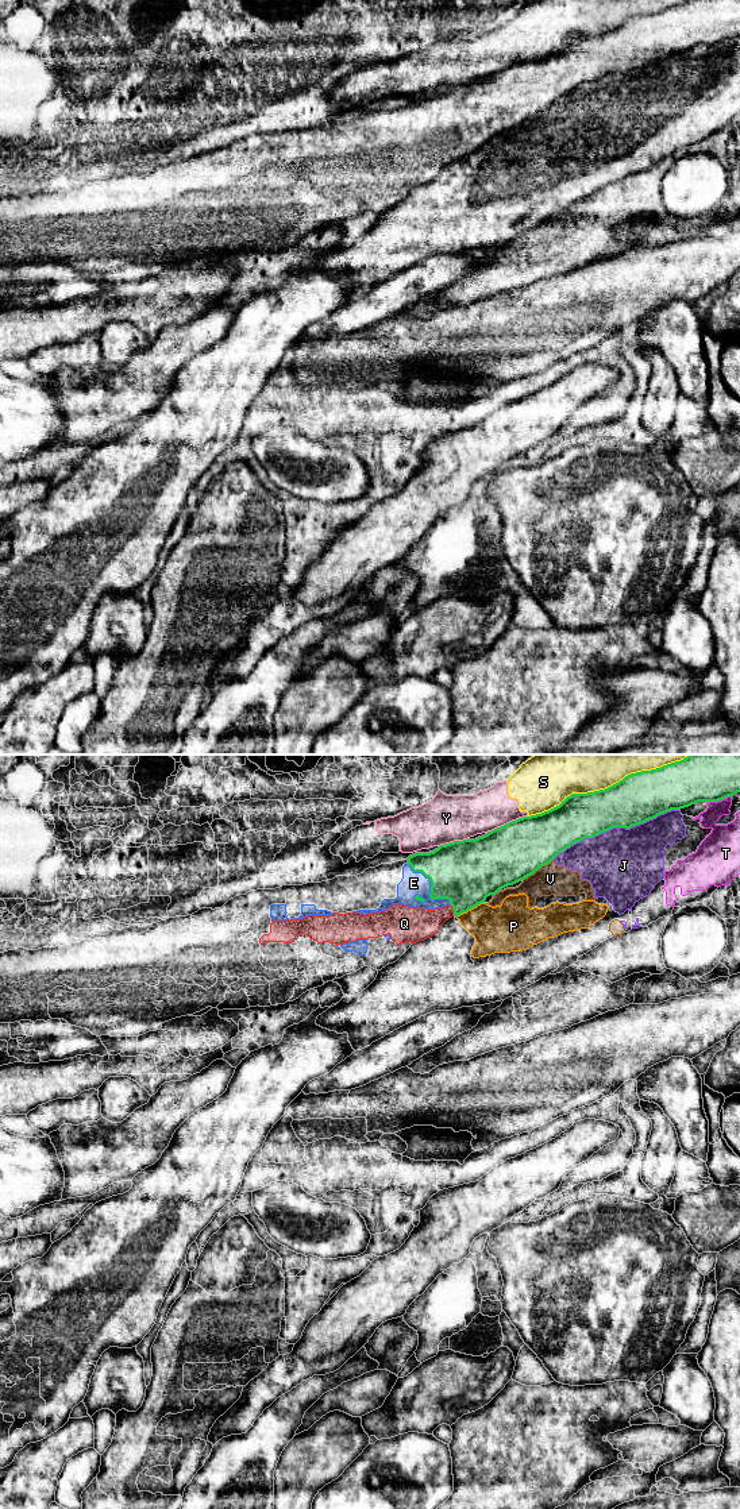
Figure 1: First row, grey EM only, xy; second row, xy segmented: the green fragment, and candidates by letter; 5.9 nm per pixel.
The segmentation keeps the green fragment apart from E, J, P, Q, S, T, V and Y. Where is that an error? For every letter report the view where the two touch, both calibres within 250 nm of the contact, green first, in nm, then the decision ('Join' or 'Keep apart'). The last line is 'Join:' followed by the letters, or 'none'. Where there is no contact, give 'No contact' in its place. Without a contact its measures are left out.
E: Touches green in xy. Thickness 380 nm (green) against 140 nm. Join
J: Touches green in xy. Thickness 300 nm (green) against 440 nm. Keep apart
P: Touches green in xy. Thickness 380 nm (green) against 280 nm. Keep apart
Q: Touches green in xy. Thickness 380 nm (green) against 200 nm. Join
S: Touches green in xy. Thickness 300 nm (green) against 220 nm. Keep apart
T: Touches green in xy. Thickness 280 nm (green) against 190 nm. Keep apart
V: Touches green in xy. Thickness 340 nm (green) against 180 nm. Keep apart
Y: Touches green in xy. Thickness 340 nm (green) against 240 nm. Keep apart
Join: E, Q

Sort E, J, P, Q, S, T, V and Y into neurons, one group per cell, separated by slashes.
E Q / J P T V / S Y

